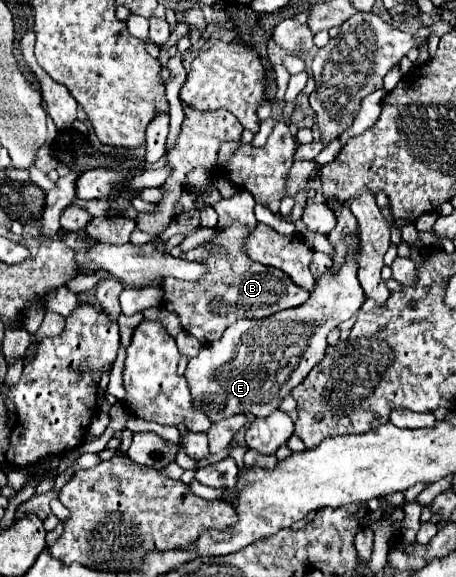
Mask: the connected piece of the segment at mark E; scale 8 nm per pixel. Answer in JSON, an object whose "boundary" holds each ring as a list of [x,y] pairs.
{"boundary":[[[358,229],[344,235],[342,243],[348,249],[344,263],[338,269],[330,267],[316,279],[314,291],[304,305],[264,319],[238,319],[218,341],[202,345],[200,353],[190,359],[186,377],[192,387],[192,397],[196,399],[196,407],[206,411],[212,421],[238,413],[266,417],[276,411],[280,401],[320,363],[328,347],[328,333],[358,313],[366,301],[356,277],[360,259]]]}

